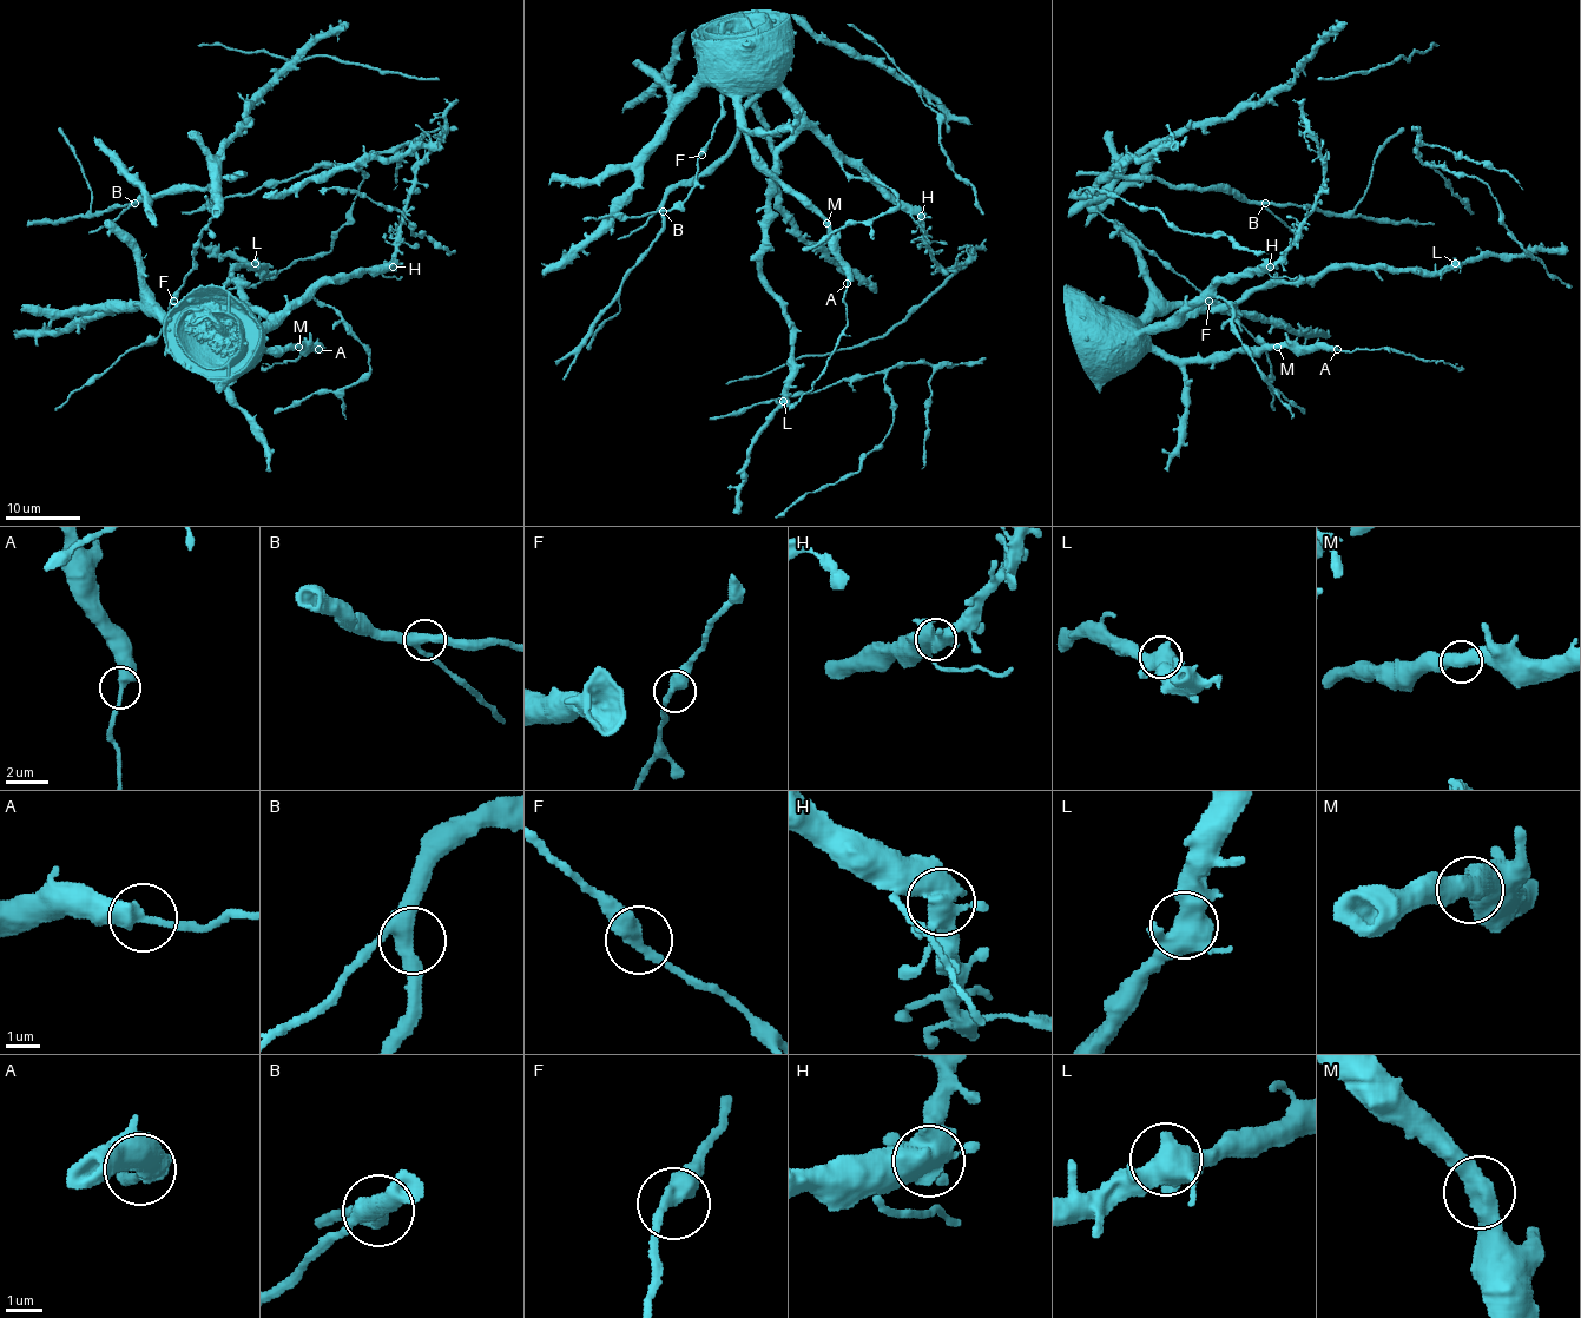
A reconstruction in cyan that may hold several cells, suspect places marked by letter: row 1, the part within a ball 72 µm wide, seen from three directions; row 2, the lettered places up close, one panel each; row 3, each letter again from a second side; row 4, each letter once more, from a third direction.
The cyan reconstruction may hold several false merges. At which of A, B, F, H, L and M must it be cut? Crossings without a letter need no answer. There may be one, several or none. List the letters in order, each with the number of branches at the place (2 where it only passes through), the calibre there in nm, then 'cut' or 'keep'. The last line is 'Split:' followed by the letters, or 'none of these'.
A: 2 branches meet; 400 nm thick; cut
B: 3 branches meet; 400 nm thick; keep
F: 2 branches meet; 420 nm thick; keep
H: 5 branches meet; 550 nm thick; cut
L: 4 branches meet; 550 nm thick; keep
M: 2 branches meet; 500 nm thick; keep
Split: A, H

